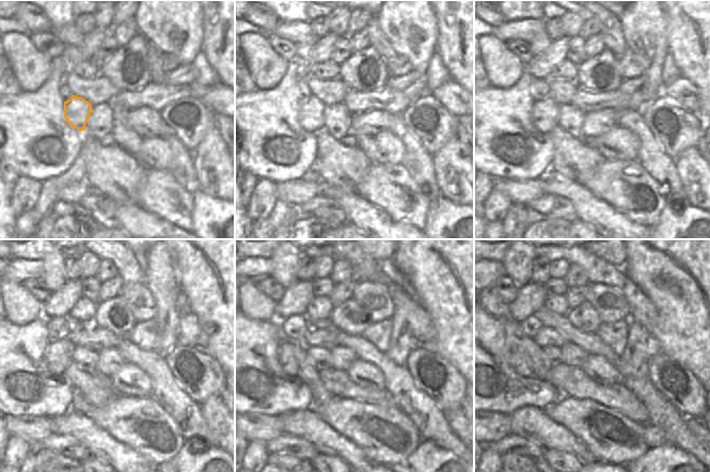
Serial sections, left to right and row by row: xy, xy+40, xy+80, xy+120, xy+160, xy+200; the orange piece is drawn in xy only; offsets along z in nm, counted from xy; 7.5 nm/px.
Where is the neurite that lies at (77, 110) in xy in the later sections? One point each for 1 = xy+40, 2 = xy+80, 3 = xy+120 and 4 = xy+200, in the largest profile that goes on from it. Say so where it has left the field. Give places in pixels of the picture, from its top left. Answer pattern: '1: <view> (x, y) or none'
1: xy+40 (311, 111)
2: xy+80 (546, 112)
3: xy+120 (58, 356)
4: xy+200 (521, 363)

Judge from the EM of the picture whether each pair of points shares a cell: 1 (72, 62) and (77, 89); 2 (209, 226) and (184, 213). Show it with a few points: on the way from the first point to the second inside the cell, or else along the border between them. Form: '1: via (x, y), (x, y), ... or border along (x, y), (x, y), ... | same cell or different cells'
1: border along (72, 71), (66, 74) | different cells
2: border along (193, 195), (191, 227) | different cells

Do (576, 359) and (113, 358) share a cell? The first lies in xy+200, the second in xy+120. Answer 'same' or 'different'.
same

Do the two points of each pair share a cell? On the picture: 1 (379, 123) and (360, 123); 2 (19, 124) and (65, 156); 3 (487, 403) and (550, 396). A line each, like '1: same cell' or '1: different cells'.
1: same cell
2: same cell
3: different cells

